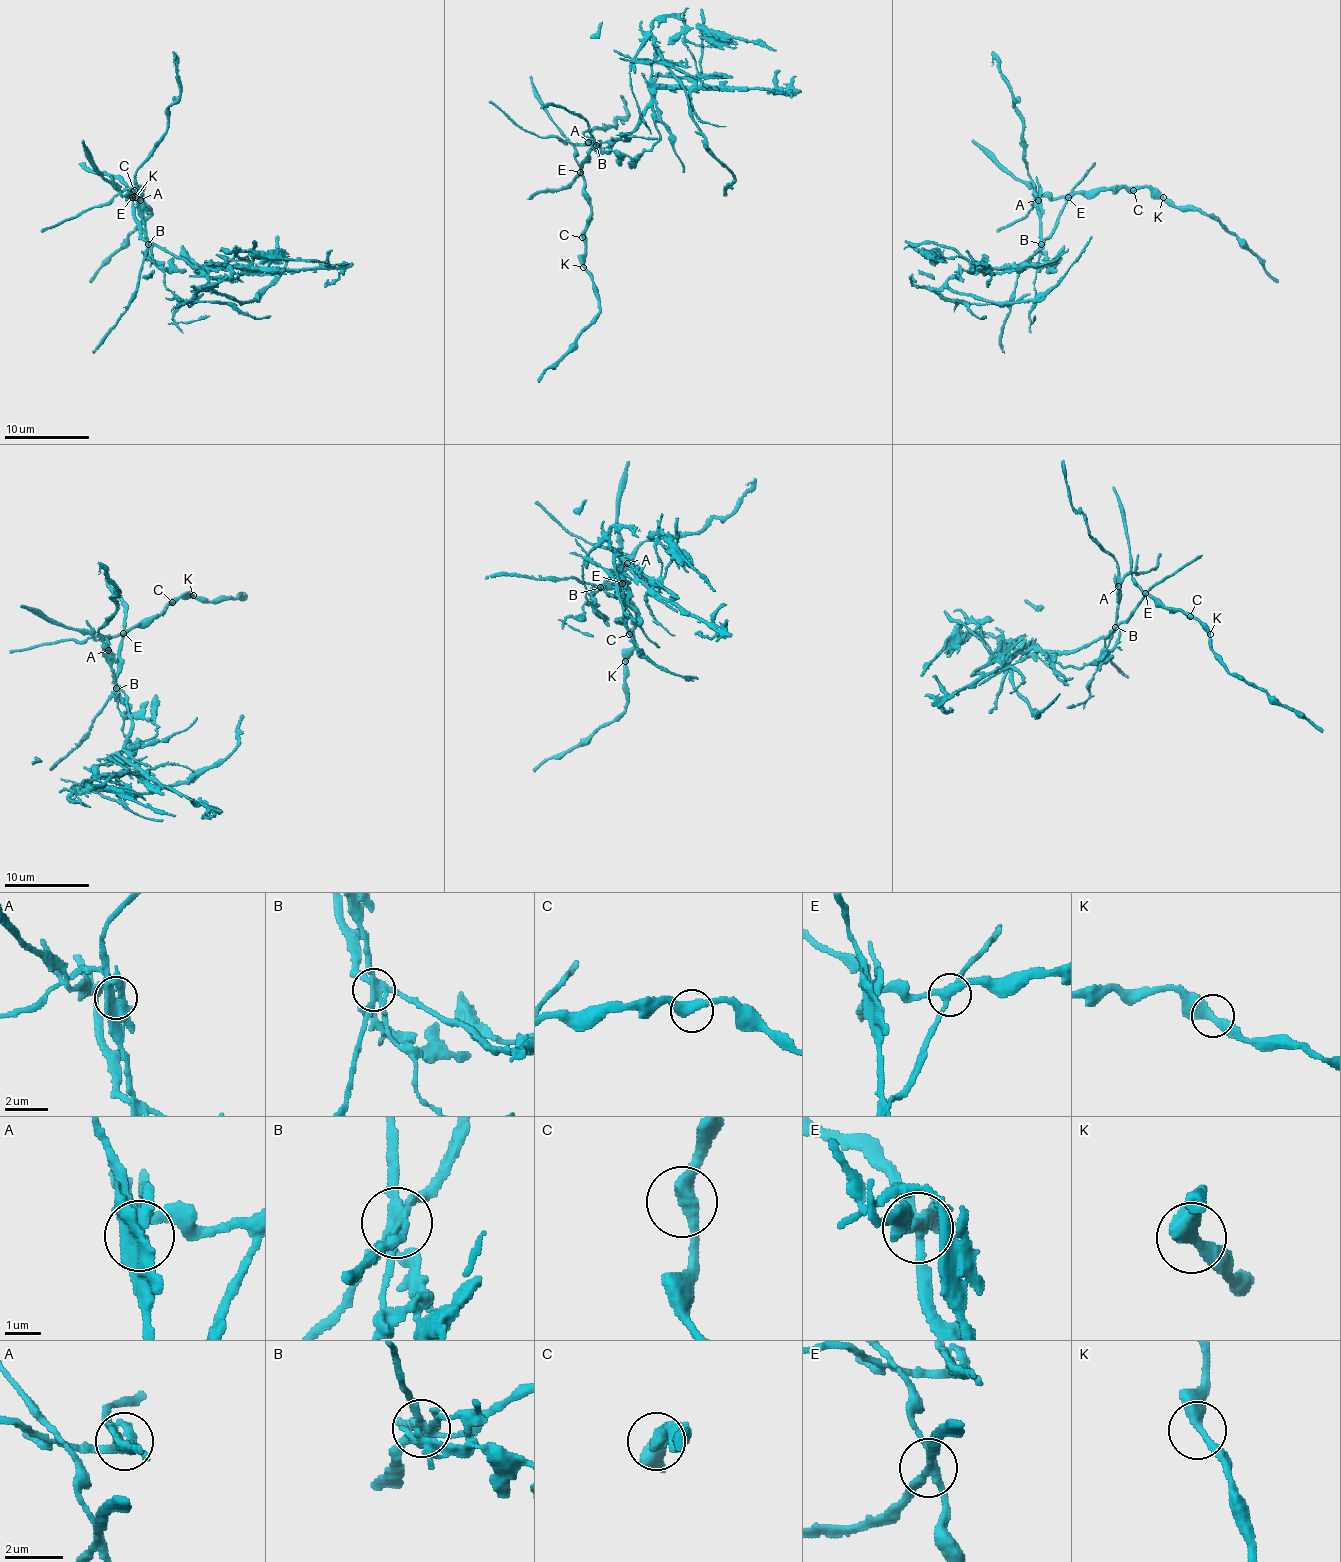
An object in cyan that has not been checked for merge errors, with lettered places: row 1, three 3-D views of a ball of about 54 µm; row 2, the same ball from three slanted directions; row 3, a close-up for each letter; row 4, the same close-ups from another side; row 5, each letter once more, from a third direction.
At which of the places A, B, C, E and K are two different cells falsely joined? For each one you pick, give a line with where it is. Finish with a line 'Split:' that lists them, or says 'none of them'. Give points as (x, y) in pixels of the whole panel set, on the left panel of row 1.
A: Place: (140, 200)
B: Place: (148, 244)
E: Place: (132, 197)
Split: A, B, E

